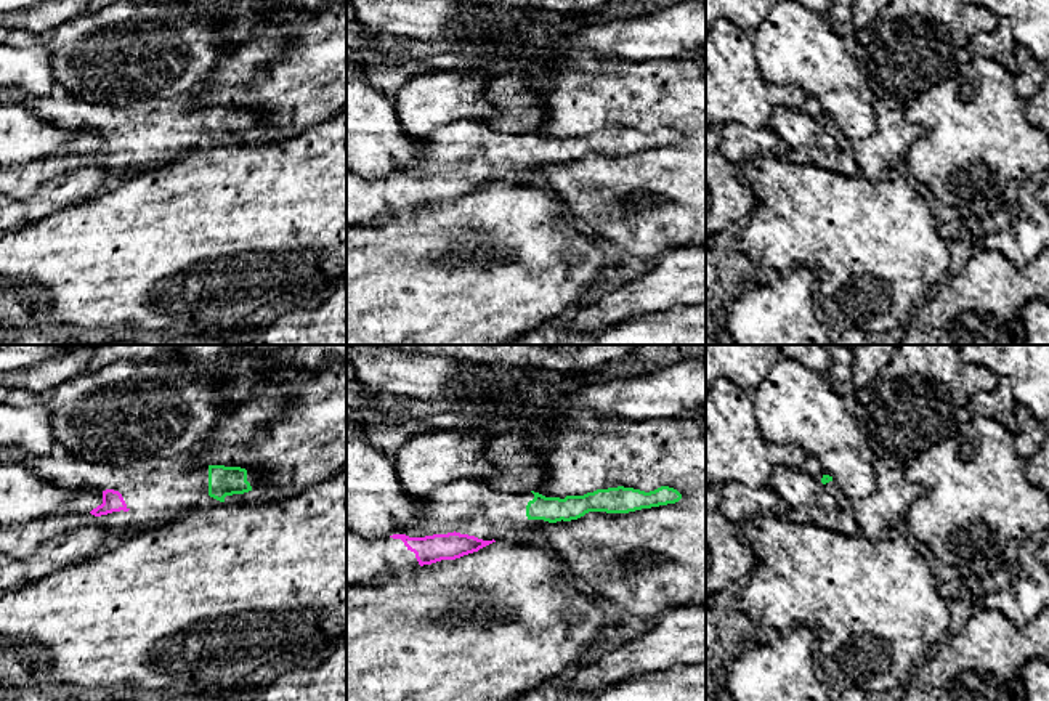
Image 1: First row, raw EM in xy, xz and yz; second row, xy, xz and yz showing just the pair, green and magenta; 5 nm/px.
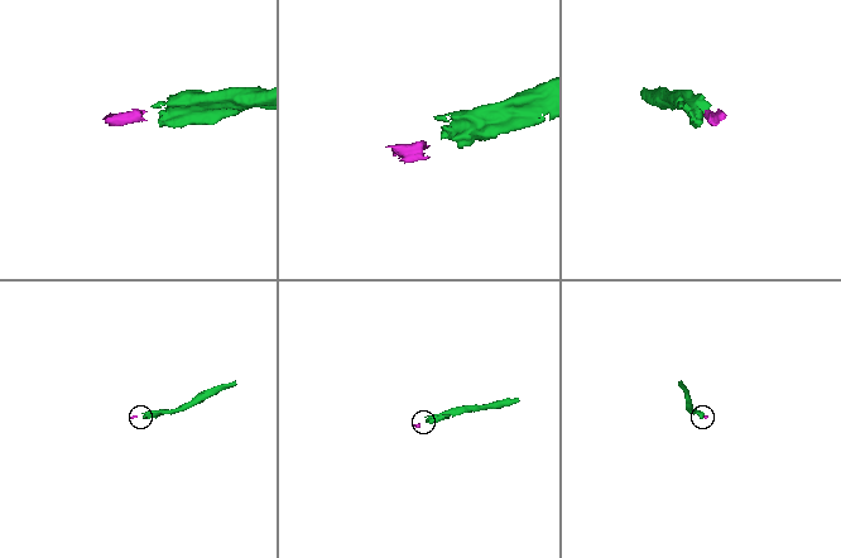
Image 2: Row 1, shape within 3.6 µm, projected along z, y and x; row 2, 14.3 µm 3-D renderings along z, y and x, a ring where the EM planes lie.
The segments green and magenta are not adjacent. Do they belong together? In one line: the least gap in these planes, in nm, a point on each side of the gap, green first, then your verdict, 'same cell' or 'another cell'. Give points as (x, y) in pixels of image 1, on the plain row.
gap 200 nm; span xz (528, 159), (494, 182); same cell

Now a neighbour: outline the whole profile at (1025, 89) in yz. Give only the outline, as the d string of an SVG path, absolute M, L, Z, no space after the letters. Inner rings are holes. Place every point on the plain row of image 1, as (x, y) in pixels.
M1017 45L1014 53L1019 67L1015 74L1015 91L1022 99L1028 101L1038 93L1049 69L1022 45Z

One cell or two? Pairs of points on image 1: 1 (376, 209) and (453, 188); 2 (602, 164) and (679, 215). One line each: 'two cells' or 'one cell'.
1: one cell
2: one cell

